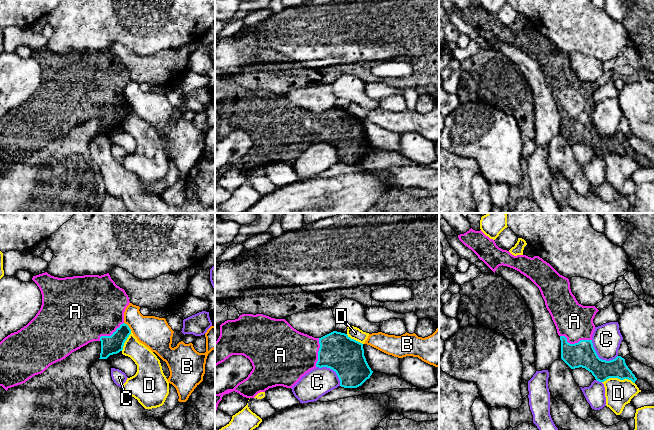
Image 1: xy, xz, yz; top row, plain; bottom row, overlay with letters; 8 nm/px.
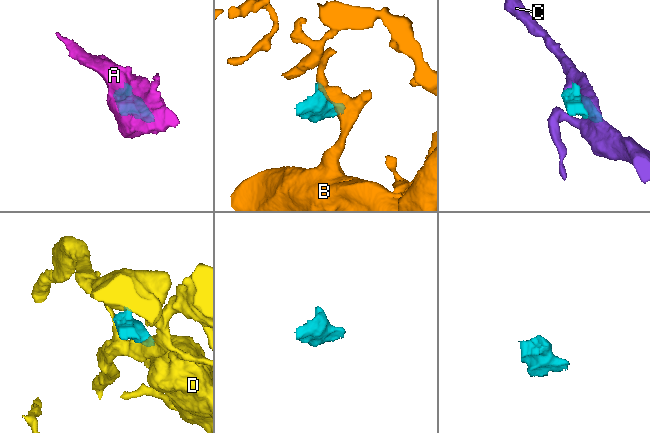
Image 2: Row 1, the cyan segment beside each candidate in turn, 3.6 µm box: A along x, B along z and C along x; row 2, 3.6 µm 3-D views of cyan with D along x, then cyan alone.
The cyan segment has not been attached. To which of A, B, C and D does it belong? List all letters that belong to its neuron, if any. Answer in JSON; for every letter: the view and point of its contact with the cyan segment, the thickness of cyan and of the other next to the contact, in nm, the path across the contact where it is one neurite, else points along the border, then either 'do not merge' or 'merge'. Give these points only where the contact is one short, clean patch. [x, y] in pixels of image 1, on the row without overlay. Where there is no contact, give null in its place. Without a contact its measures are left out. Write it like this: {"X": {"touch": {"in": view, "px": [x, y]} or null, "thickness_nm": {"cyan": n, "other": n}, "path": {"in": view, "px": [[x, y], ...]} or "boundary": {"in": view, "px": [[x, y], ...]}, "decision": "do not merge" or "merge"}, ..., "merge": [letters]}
{"A": {"touch": {"in": "yz", "px": [575, 119]}, "thickness_nm": {"cyan": 200, "other": 280}, "decision": "merge"}, "B": {"touch": {"in": "xy", "px": [128, 102]}, "thickness_nm": {"cyan": 150, "other": 260}, "boundary": {"in": "xy", "px": [[124, 98], [131, 106]]}, "decision": "do not merge"}, "C": {"touch": {"in": "yz", "px": [599, 134]}, "thickness_nm": {"cyan": 200, "other": 240}, "decision": "do not merge"}, "D": {"touch": {"in": "yz", "px": [618, 154]}, "thickness_nm": {"cyan": 160, "other": 220}, "decision": "do not merge"}, "merge": ["A"]}

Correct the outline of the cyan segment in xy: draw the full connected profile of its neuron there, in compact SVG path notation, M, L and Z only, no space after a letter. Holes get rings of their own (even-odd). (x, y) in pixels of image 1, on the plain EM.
M45 48L33 52L32 56L42 70L40 86L26 102L0 118L0 162L6 167L43 149L50 141L90 118L101 118L99 135L107 135L123 126L131 110L124 99L124 88L130 77L109 49L58 54Z

